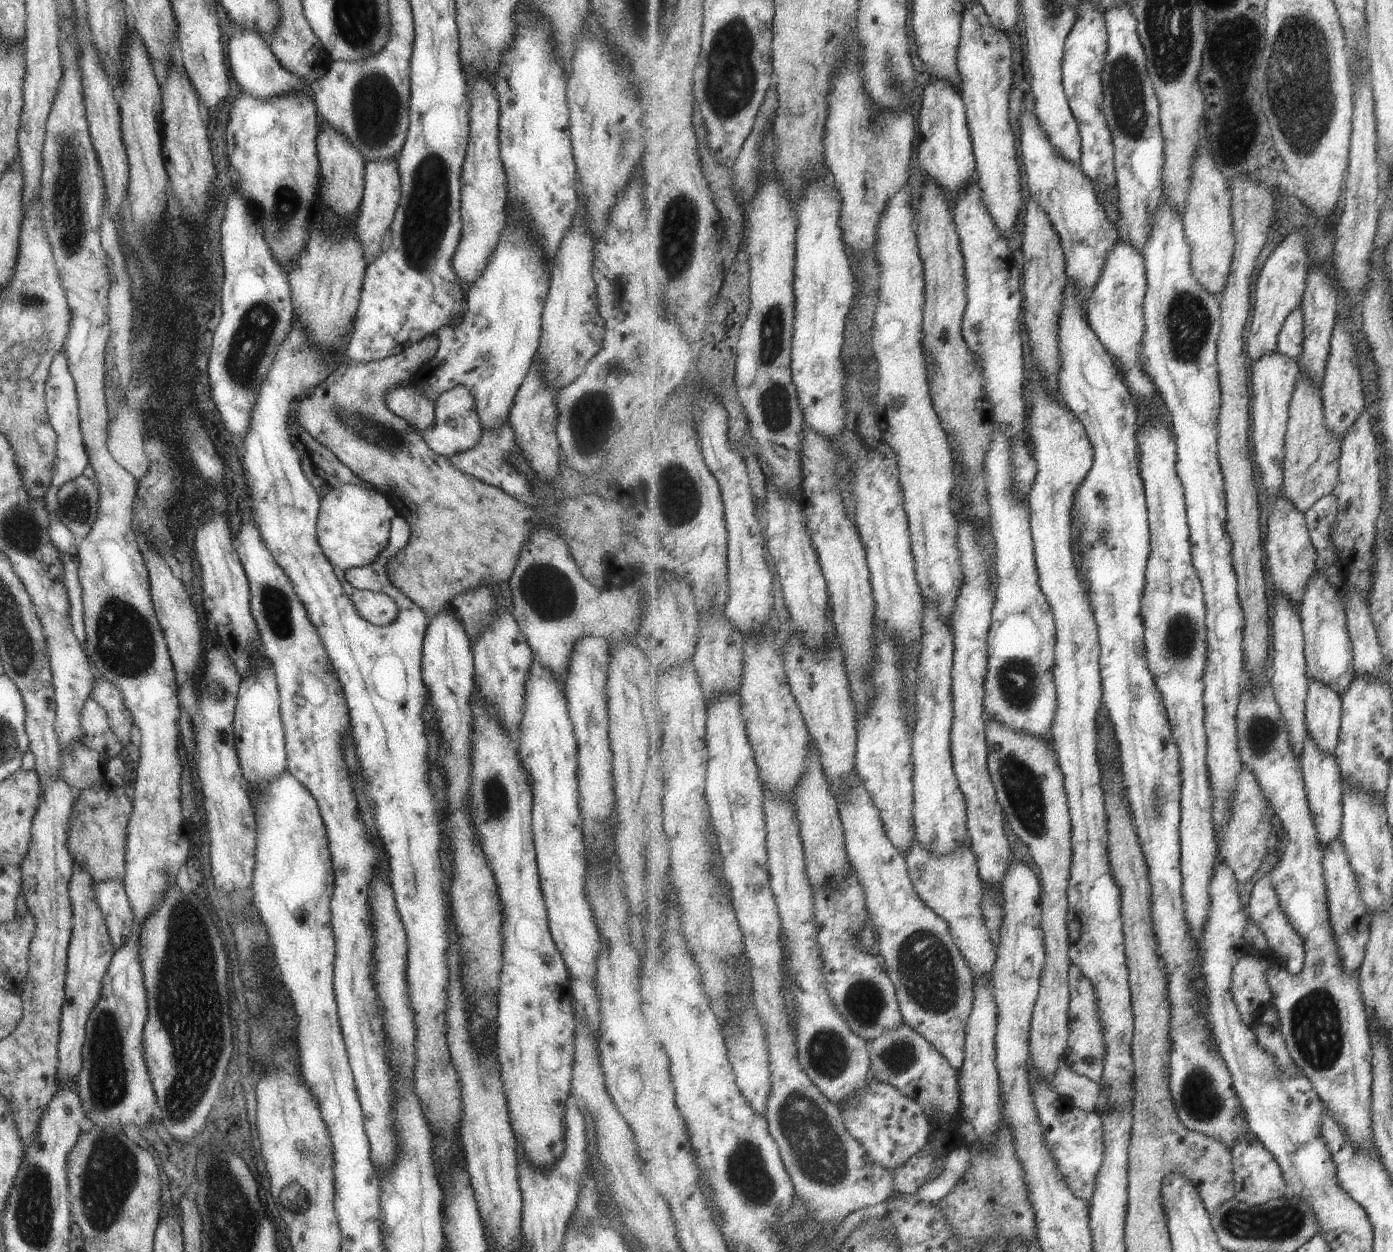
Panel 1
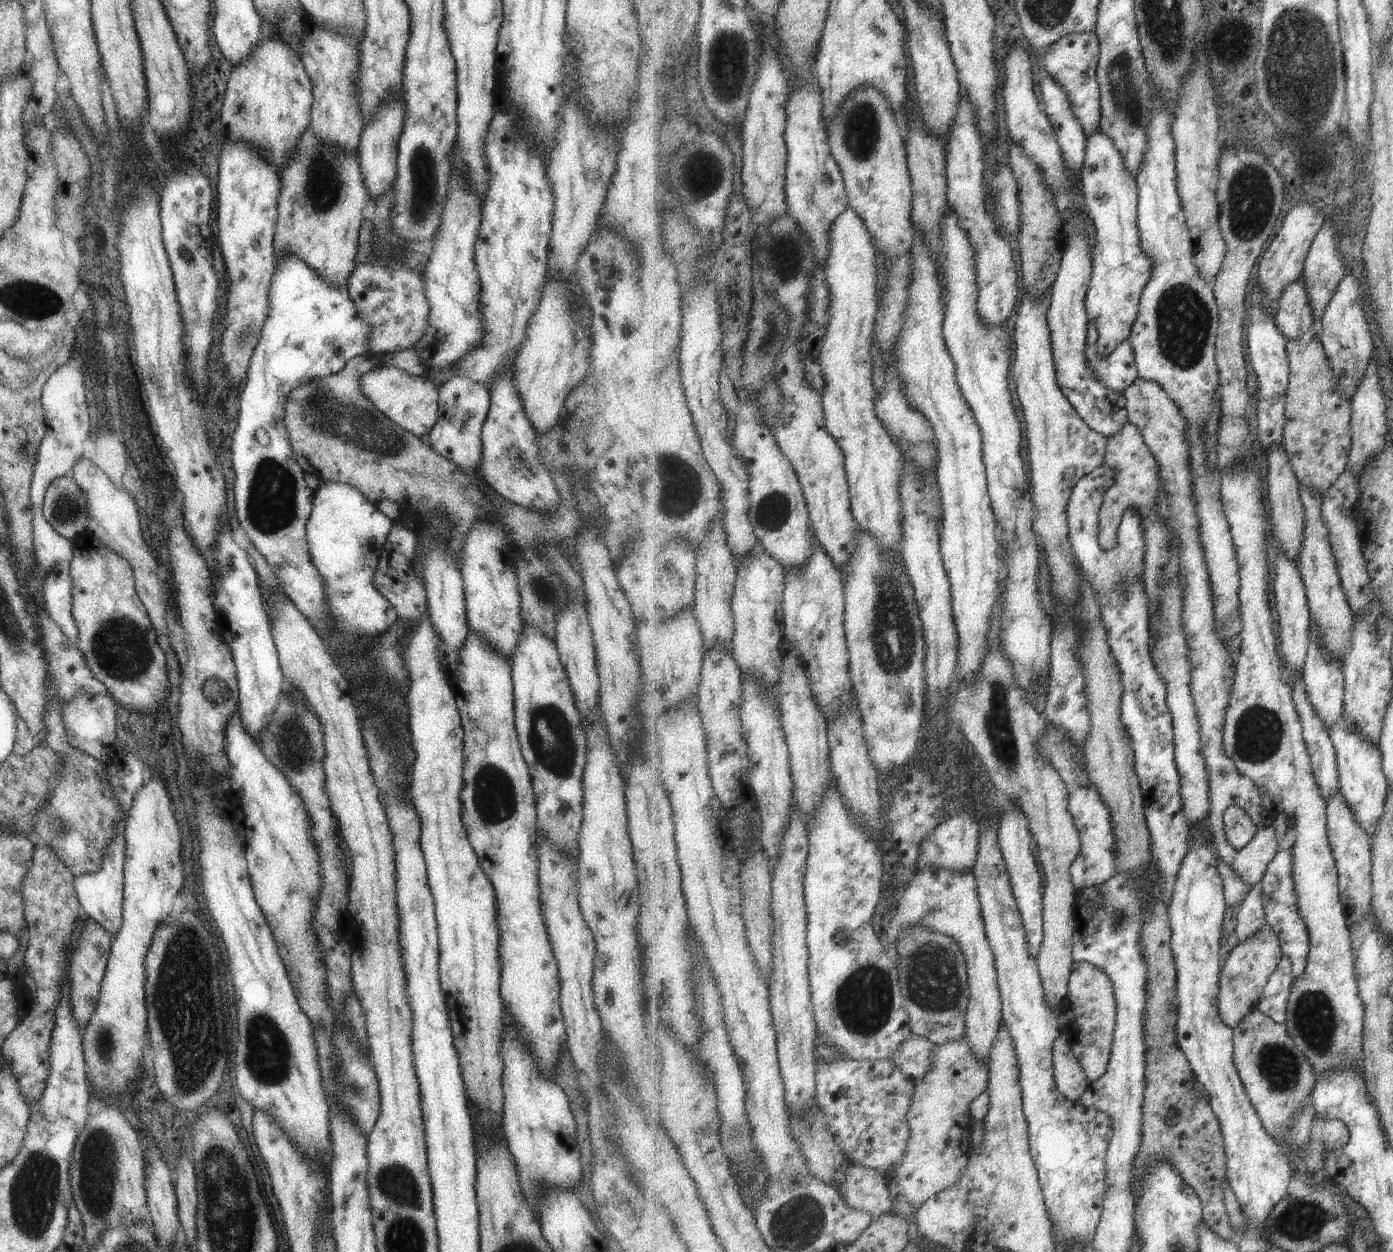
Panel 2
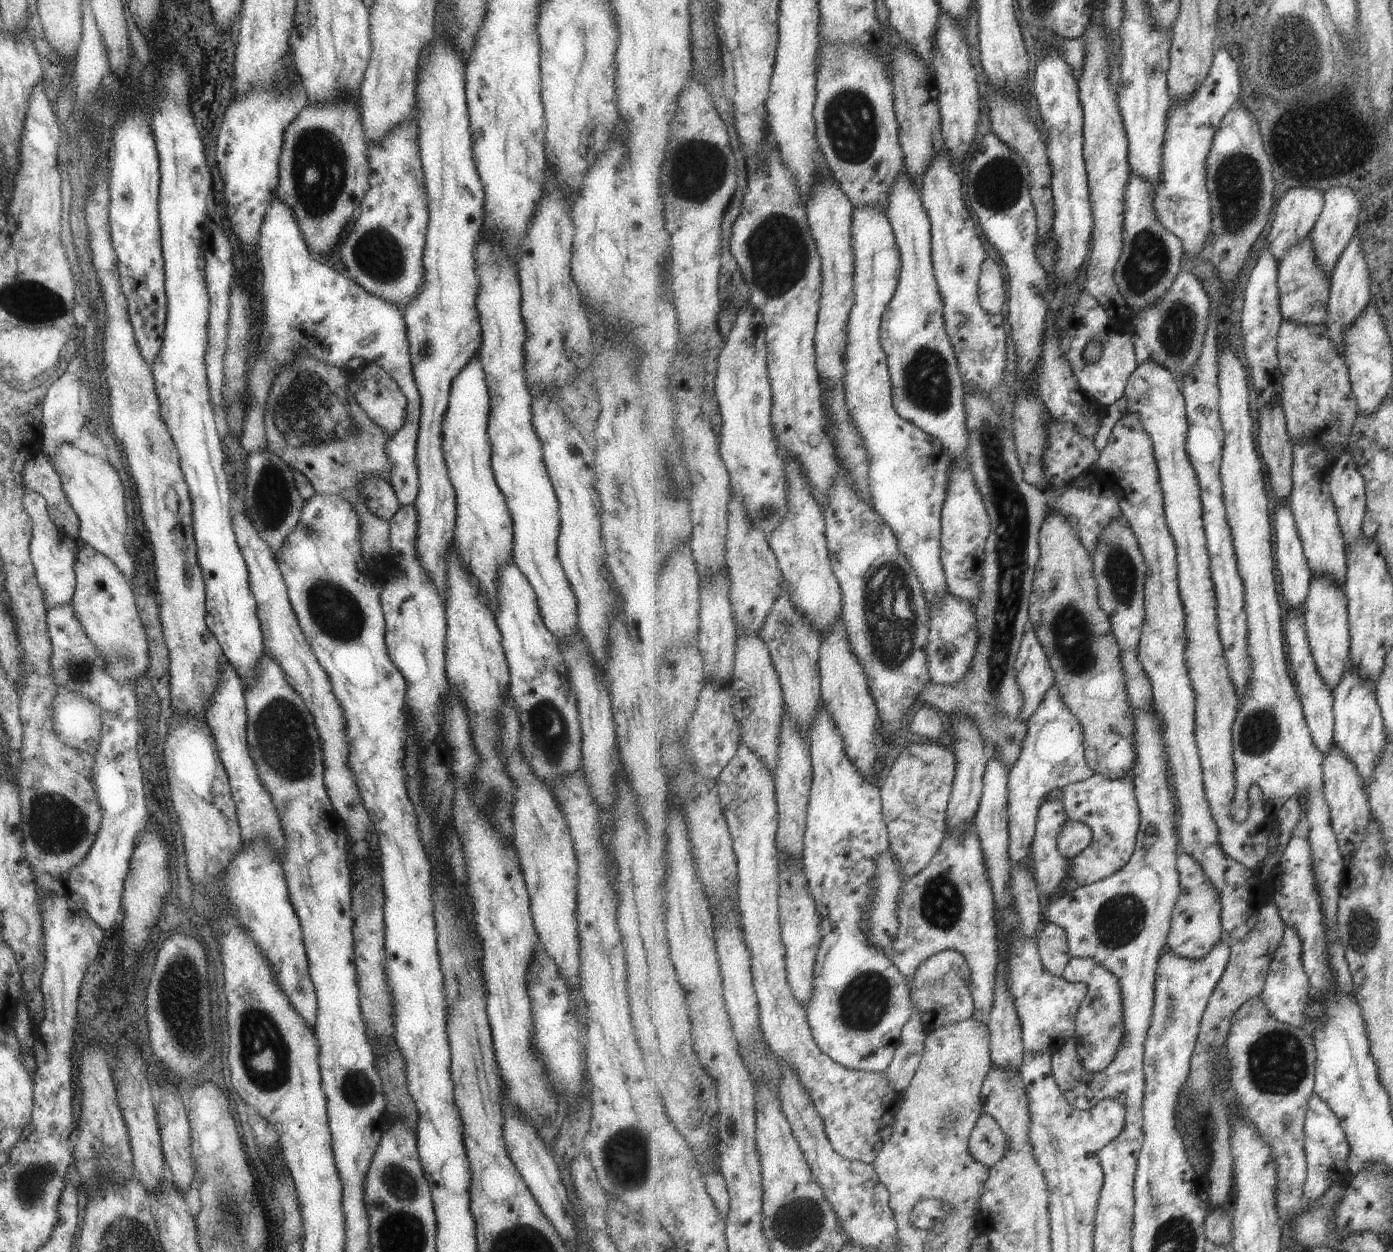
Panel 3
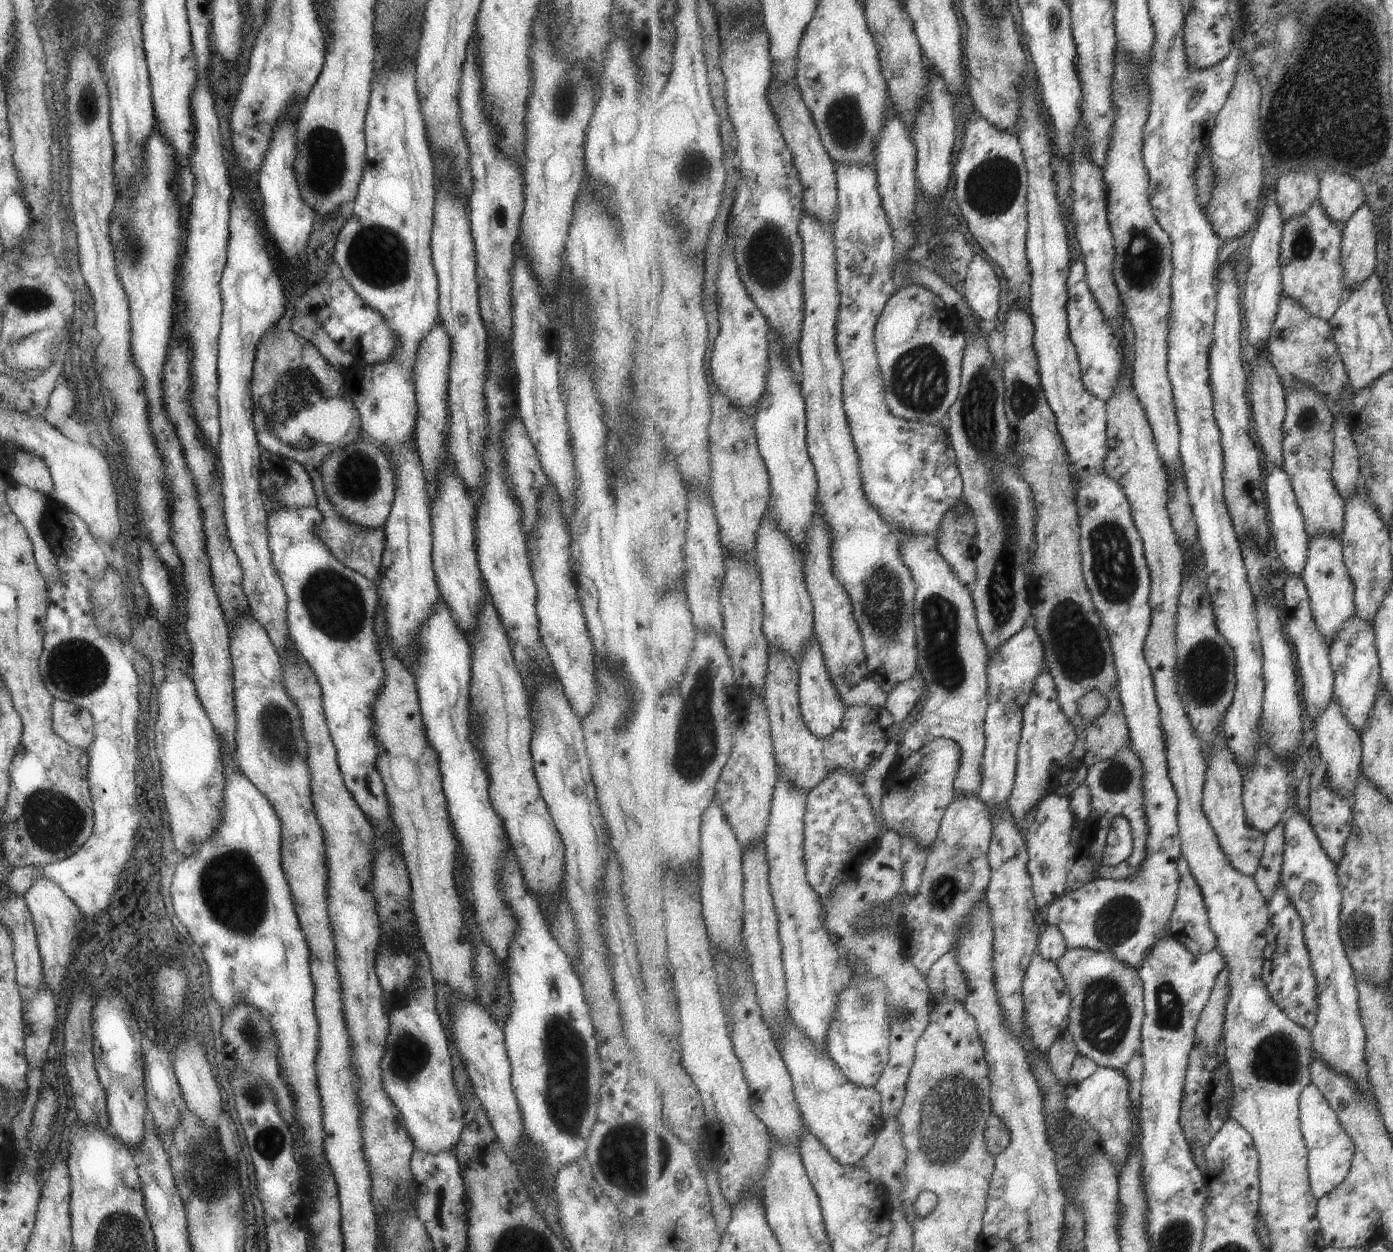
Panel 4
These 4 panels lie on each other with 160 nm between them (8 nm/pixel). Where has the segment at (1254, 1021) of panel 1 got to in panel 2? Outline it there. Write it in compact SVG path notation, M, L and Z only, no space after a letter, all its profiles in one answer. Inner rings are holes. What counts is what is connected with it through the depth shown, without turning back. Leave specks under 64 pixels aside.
M1267 924L1254 937L1231 950L1222 967L1218 1002L1220 1015L1227 1026L1237 1028L1247 1015L1257 1010L1270 976L1276 971L1283 956L1282 944Z

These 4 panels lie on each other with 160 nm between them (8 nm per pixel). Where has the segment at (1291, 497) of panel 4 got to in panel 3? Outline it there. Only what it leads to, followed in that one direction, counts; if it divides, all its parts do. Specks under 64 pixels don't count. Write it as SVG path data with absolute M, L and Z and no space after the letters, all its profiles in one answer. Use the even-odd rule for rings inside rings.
M1281 501L1277 505L1275 517L1276 559L1278 560L1280 586L1283 591L1288 610L1304 608L1310 595L1310 584L1313 582L1314 572L1304 552L1302 538L1299 536L1298 524L1294 517L1289 501Z

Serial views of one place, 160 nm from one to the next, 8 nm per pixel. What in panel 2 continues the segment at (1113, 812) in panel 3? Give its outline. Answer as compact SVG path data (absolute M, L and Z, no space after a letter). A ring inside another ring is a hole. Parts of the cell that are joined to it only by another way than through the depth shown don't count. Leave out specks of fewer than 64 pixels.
M1093 785L1076 788L1070 793L1069 802L1071 814L1082 836L1082 852L1070 870L1074 886L1077 890L1101 886L1117 874L1117 842L1109 805Z

